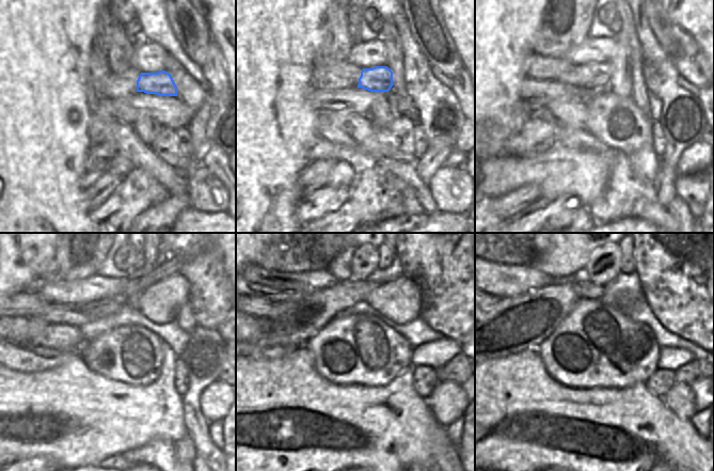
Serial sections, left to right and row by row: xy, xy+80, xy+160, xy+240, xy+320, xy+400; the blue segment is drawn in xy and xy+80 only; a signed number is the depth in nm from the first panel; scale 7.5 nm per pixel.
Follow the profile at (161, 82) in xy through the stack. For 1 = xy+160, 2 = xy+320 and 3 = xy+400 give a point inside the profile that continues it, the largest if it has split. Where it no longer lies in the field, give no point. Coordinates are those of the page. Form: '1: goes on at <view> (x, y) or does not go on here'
1: goes on at xy+160 (597, 74)
2: goes on at xy+320 (257, 307)
3: goes on at xy+400 (496, 299)

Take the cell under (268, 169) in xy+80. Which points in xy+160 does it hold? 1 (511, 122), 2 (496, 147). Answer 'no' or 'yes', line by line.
1: yes
2: yes

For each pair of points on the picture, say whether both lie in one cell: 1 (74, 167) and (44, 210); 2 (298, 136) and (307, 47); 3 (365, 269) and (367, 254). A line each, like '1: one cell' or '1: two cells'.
1: one cell
2: one cell
3: one cell

